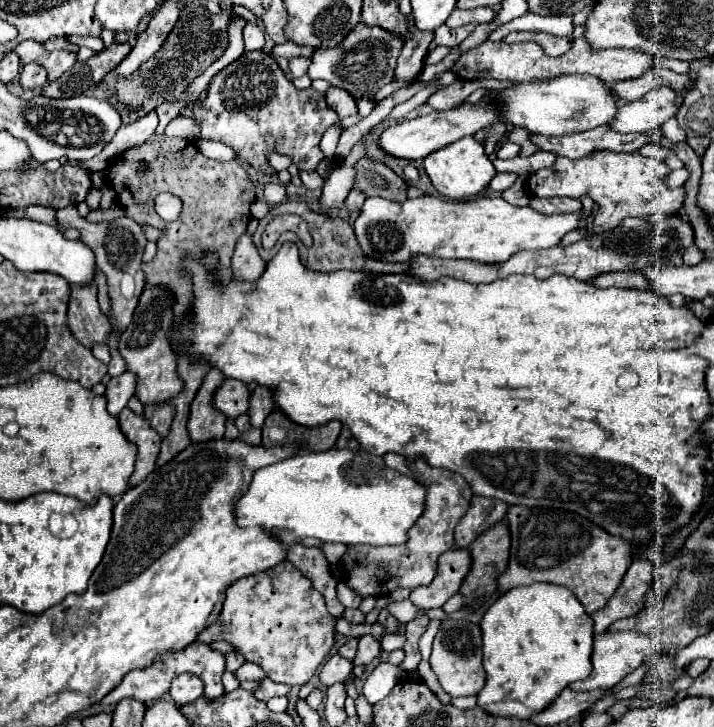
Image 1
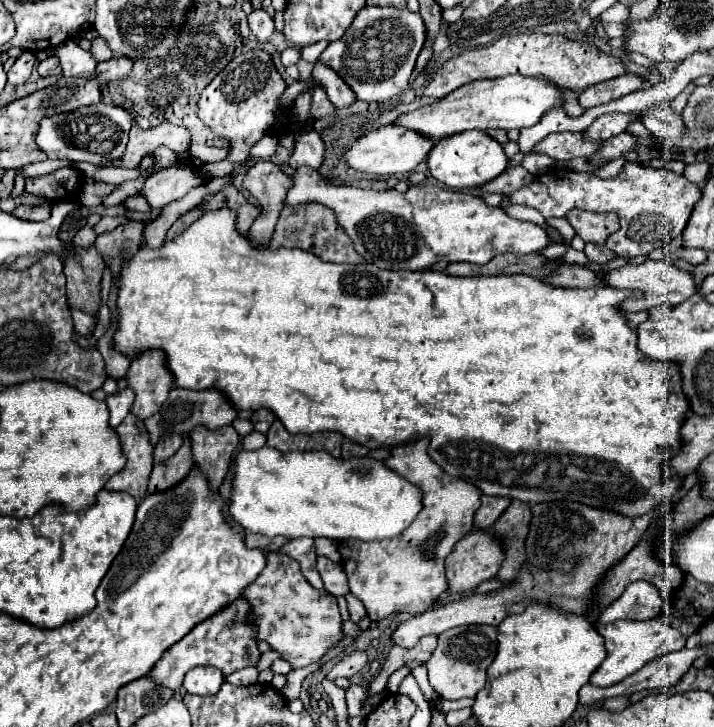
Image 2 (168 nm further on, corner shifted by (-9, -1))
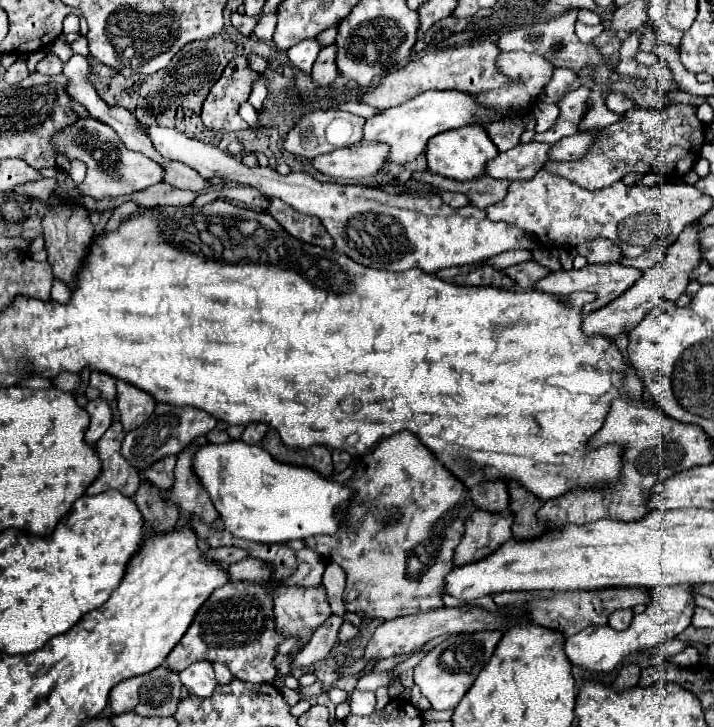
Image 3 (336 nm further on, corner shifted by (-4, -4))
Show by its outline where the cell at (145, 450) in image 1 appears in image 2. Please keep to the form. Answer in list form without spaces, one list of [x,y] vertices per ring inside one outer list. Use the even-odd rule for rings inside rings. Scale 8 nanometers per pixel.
[[[126,415],[126,419],[116,427],[122,453],[126,455],[126,465],[120,473],[112,475],[104,489],[110,491],[126,491],[136,499],[146,495],[148,477],[152,471],[152,445],[148,445],[148,435],[144,433],[144,425],[140,419]]]

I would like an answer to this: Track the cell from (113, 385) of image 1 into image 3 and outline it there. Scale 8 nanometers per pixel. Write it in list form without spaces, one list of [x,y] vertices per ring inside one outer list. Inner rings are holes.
[[[97,398],[97,400],[89,402],[85,410],[91,416],[91,426],[85,434],[85,440],[87,442],[97,442],[105,434],[105,430],[111,426],[111,420],[113,420],[111,406],[103,398]]]

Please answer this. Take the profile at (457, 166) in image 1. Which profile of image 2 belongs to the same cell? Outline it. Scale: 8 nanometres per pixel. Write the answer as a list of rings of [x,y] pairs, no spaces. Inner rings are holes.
[[[468,131],[468,133],[456,133],[450,137],[442,137],[436,143],[436,149],[428,153],[426,163],[428,163],[432,177],[442,181],[444,185],[452,189],[466,189],[466,187],[472,189],[472,187],[480,187],[486,181],[492,181],[494,177],[498,177],[508,167],[508,157],[502,145],[490,135]]]

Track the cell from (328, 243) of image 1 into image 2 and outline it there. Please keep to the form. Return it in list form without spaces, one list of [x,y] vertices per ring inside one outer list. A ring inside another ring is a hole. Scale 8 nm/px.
[[[296,205],[296,207],[284,207],[280,213],[280,219],[276,223],[276,231],[272,235],[274,249],[276,247],[300,247],[304,251],[312,251],[322,261],[332,261],[332,263],[364,263],[364,257],[360,257],[352,249],[352,241],[348,241],[344,229],[336,225],[334,213],[330,209],[324,209],[322,205]]]

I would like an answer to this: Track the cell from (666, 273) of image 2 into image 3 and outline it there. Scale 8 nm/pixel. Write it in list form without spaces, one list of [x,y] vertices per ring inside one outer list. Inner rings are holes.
[[[587,264],[581,270],[559,270],[559,272],[551,272],[547,278],[543,278],[543,280],[537,282],[535,290],[549,292],[549,294],[557,294],[557,296],[571,294],[571,292],[579,292],[579,290],[595,292],[597,294],[597,300],[583,306],[583,314],[591,314],[591,312],[607,306],[611,300],[619,298],[623,292],[627,292],[627,288],[631,288],[639,280],[641,274],[643,272],[639,268],[623,266],[623,264]]]

